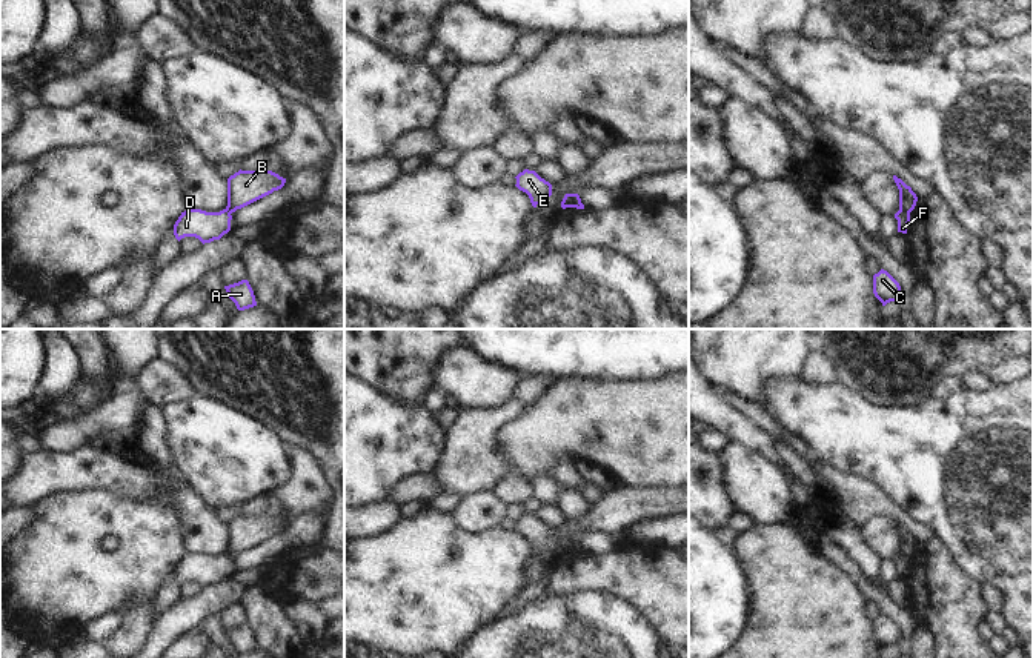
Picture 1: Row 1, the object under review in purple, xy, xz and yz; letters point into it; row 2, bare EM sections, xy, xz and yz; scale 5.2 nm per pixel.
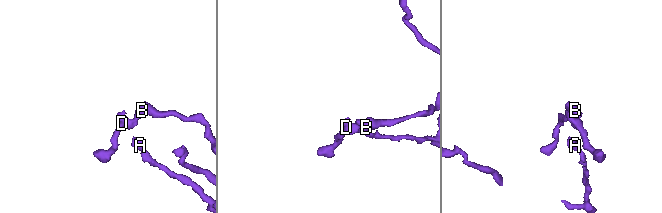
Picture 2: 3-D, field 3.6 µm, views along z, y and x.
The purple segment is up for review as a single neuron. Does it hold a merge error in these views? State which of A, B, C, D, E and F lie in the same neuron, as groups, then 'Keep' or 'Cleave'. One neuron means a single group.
Groups: A B C / D E F. Cleave

